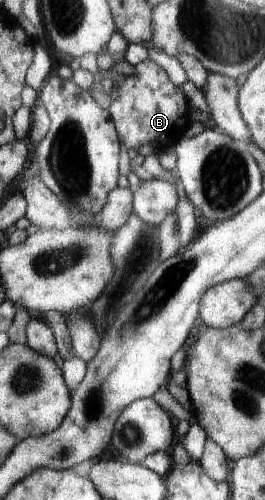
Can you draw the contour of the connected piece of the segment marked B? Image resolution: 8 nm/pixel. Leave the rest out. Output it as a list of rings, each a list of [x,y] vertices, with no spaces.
[[[146,59],[135,68],[134,74],[122,75],[118,82],[110,84],[115,95],[110,95],[106,99],[108,104],[103,104],[113,118],[119,139],[134,152],[144,144],[149,144],[155,150],[162,148],[162,144],[177,144],[188,128],[188,102],[182,88],[172,84],[168,74],[152,59]]]

